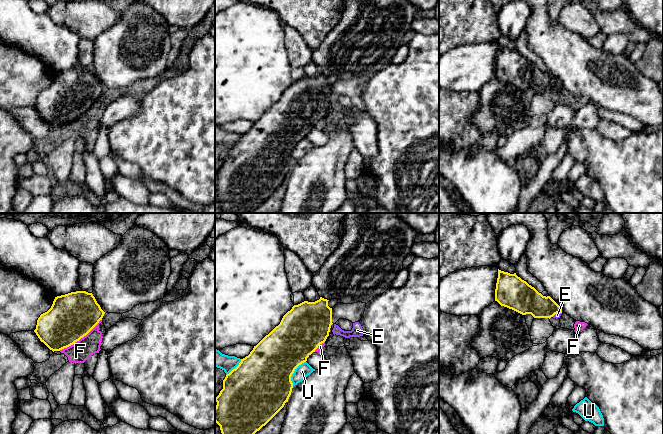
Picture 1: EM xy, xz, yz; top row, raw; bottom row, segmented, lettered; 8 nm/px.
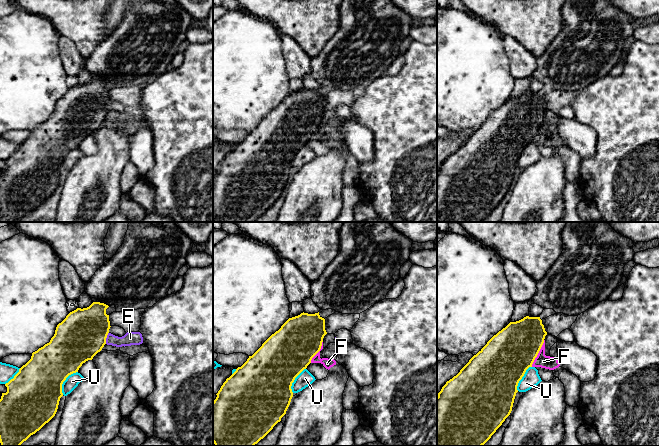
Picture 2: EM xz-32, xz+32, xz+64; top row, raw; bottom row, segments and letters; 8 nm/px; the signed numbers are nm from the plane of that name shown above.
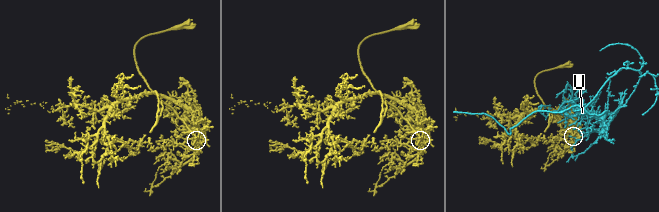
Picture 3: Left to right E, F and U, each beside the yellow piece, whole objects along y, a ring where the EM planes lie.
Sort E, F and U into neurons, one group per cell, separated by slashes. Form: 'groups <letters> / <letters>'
groups E F / U

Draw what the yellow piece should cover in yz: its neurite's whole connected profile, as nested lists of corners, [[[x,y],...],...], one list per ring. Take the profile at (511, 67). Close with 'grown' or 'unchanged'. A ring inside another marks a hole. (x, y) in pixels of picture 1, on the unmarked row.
[[[499,45],[495,77],[522,91],[531,90],[534,94],[550,95],[562,89],[561,83],[550,72],[543,72],[516,49],[510,50]]] | unchanged

